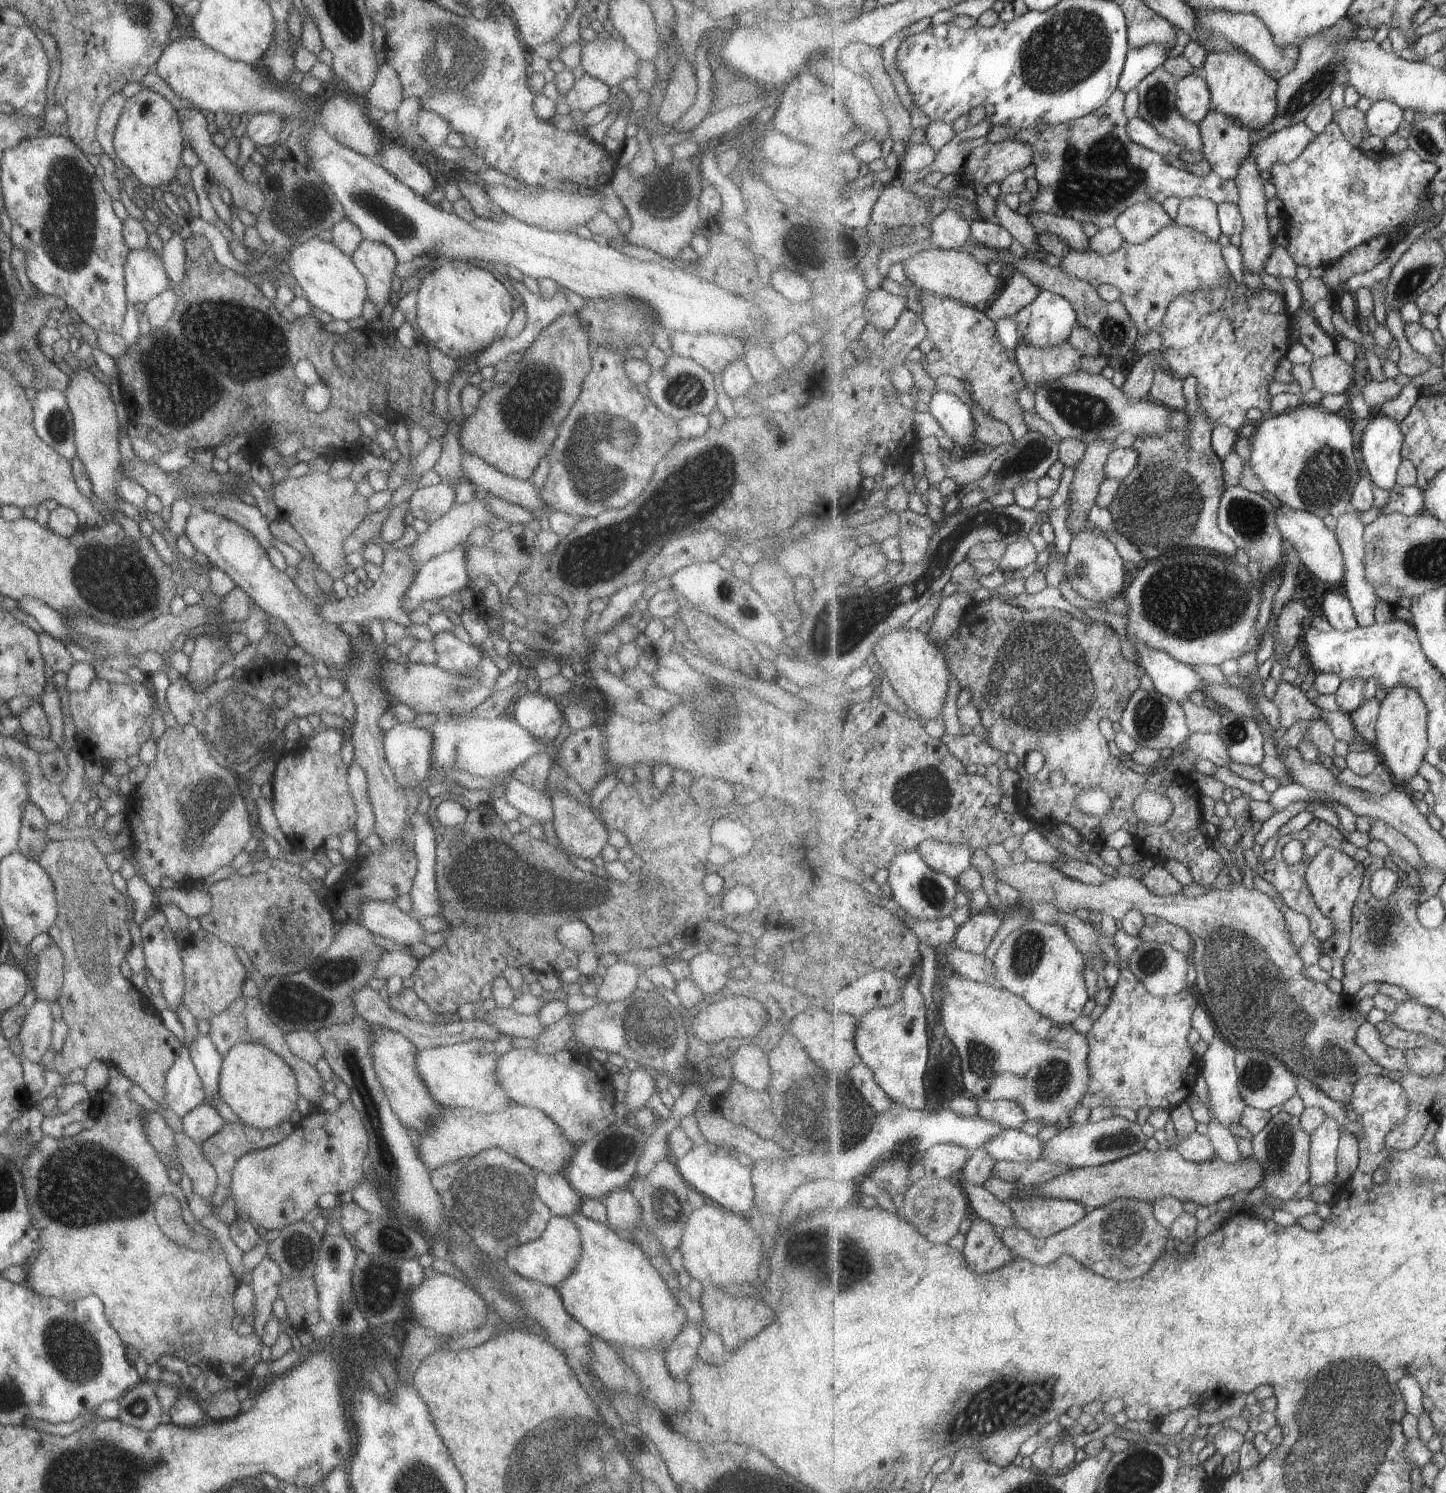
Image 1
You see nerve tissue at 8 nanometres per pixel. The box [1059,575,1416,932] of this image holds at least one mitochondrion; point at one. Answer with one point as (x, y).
(1149, 717)

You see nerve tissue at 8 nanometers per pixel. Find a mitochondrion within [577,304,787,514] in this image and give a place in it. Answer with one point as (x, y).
(686, 390)

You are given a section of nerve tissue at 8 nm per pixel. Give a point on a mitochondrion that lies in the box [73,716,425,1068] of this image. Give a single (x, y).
(200, 803)

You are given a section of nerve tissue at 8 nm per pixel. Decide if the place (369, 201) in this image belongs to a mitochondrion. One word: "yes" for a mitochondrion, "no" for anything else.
yes

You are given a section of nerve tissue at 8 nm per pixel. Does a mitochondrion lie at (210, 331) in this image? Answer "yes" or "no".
yes

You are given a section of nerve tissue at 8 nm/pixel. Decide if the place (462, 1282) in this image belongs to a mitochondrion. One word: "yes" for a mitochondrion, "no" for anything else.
no

